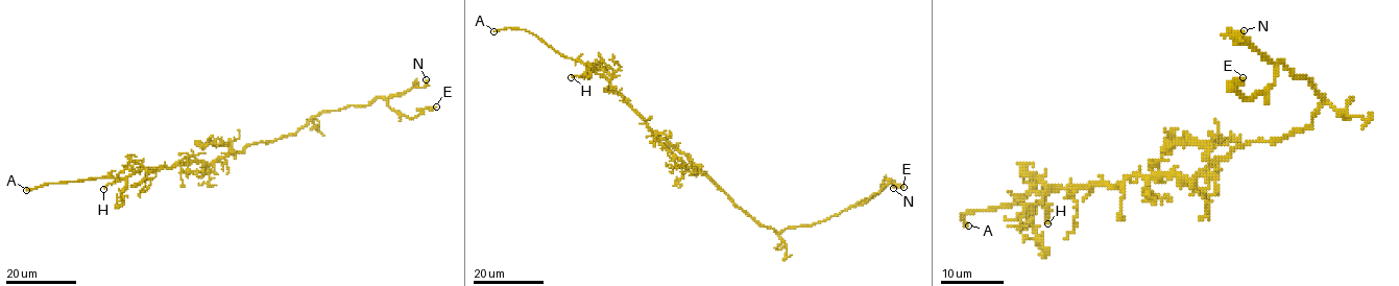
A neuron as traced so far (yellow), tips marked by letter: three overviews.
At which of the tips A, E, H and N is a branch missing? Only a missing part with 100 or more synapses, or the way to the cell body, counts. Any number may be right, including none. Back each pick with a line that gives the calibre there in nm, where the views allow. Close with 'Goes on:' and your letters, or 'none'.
A: calibre 200 nm
Goes on: A

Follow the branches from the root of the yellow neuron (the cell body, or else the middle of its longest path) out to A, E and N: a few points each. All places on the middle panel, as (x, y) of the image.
A: (697, 172), (659, 141), (647, 122), (605, 77), (580, 62), (562, 56), (524, 29), (506, 28), (493, 31)
E: (697, 172), (705, 173), (739, 208), (777, 232), (838, 215), (862, 205), (891, 183), (903, 187)
N: (697, 172), (705, 173), (739, 208), (777, 232), (826, 220), (862, 200), (871, 198), (888, 184), (893, 188)

